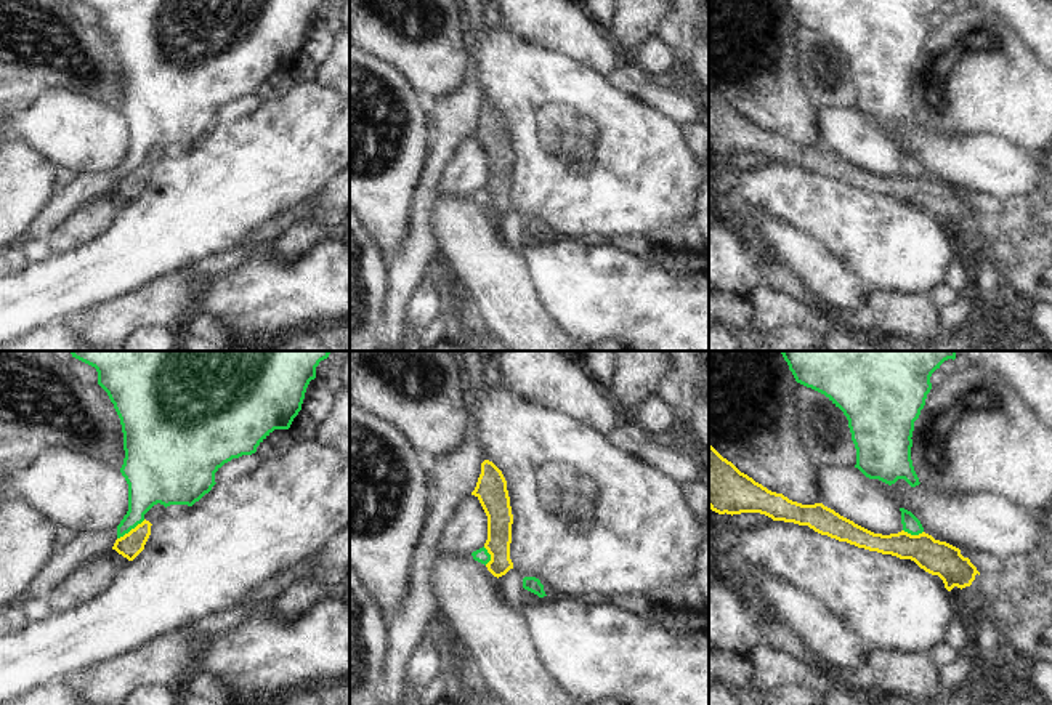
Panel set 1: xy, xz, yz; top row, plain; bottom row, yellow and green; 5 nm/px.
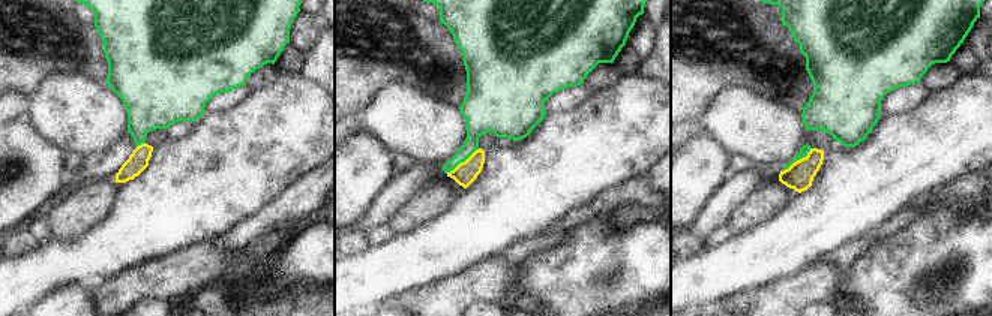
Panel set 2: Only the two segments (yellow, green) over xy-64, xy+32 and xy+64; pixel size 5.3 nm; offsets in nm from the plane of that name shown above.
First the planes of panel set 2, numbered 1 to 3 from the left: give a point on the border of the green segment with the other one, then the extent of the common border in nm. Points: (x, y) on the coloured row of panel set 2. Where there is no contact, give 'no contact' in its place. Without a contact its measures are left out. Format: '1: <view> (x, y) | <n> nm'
1: xy-64 (141, 144) | 50 nm
2: xy+32 (462, 162) | 220 nm
3: xy+64 (797, 160) | 200 nm

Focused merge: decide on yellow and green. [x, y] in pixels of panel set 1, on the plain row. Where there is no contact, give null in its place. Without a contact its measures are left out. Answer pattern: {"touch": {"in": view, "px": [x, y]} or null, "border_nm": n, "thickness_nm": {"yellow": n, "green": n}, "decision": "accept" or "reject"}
{"touch": {"in": "xy", "px": [132, 170]}, "border_nm": 170, "thickness_nm": {"yellow": 120, "green": 220}, "decision": "reject"}

